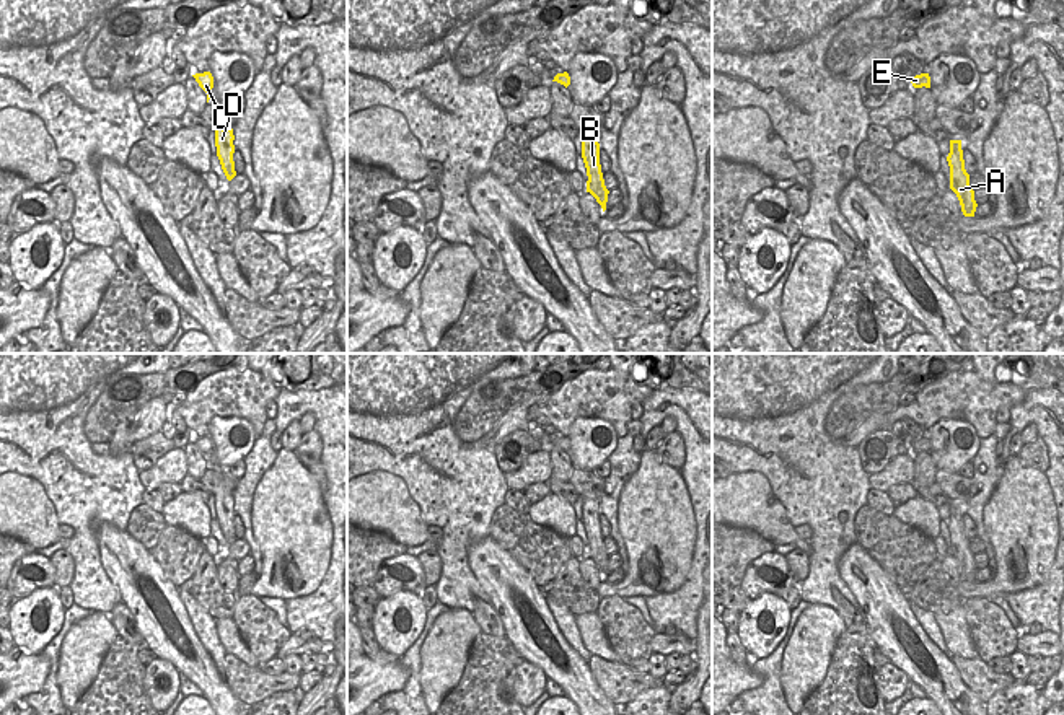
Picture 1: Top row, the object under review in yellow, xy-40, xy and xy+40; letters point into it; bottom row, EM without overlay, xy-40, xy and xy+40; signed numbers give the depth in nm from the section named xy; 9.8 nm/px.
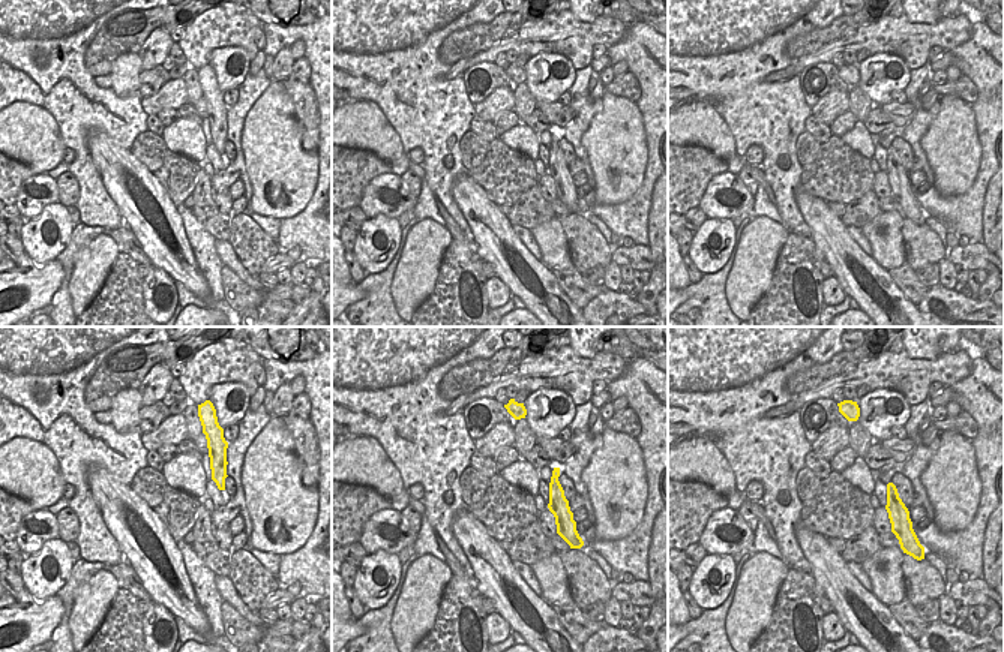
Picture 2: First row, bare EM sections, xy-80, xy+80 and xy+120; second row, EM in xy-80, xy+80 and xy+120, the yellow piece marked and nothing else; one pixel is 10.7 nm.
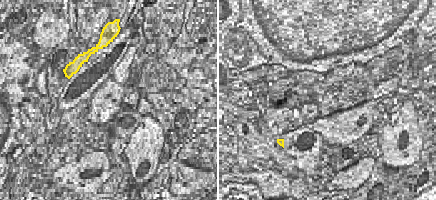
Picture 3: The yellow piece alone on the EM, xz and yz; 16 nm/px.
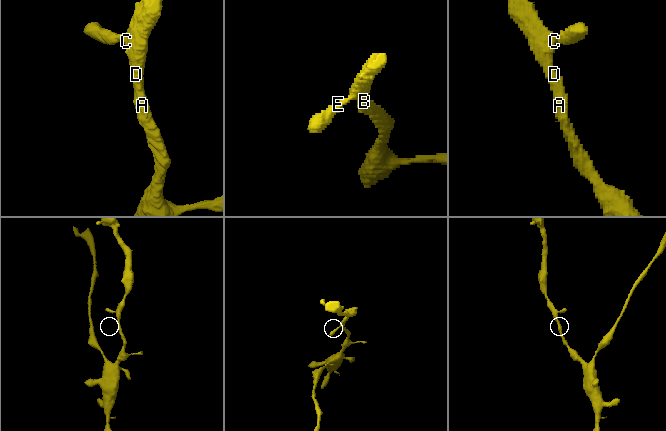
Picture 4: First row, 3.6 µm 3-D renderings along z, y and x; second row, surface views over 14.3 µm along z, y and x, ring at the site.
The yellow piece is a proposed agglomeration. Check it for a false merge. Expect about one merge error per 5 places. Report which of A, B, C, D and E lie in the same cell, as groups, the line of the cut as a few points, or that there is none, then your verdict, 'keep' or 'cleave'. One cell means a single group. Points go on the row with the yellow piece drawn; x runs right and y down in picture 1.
groups A B C D E; cut none; keep

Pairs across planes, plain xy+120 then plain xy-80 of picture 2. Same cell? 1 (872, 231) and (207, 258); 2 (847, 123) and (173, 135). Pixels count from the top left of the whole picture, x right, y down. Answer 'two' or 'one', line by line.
1: two
2: two

